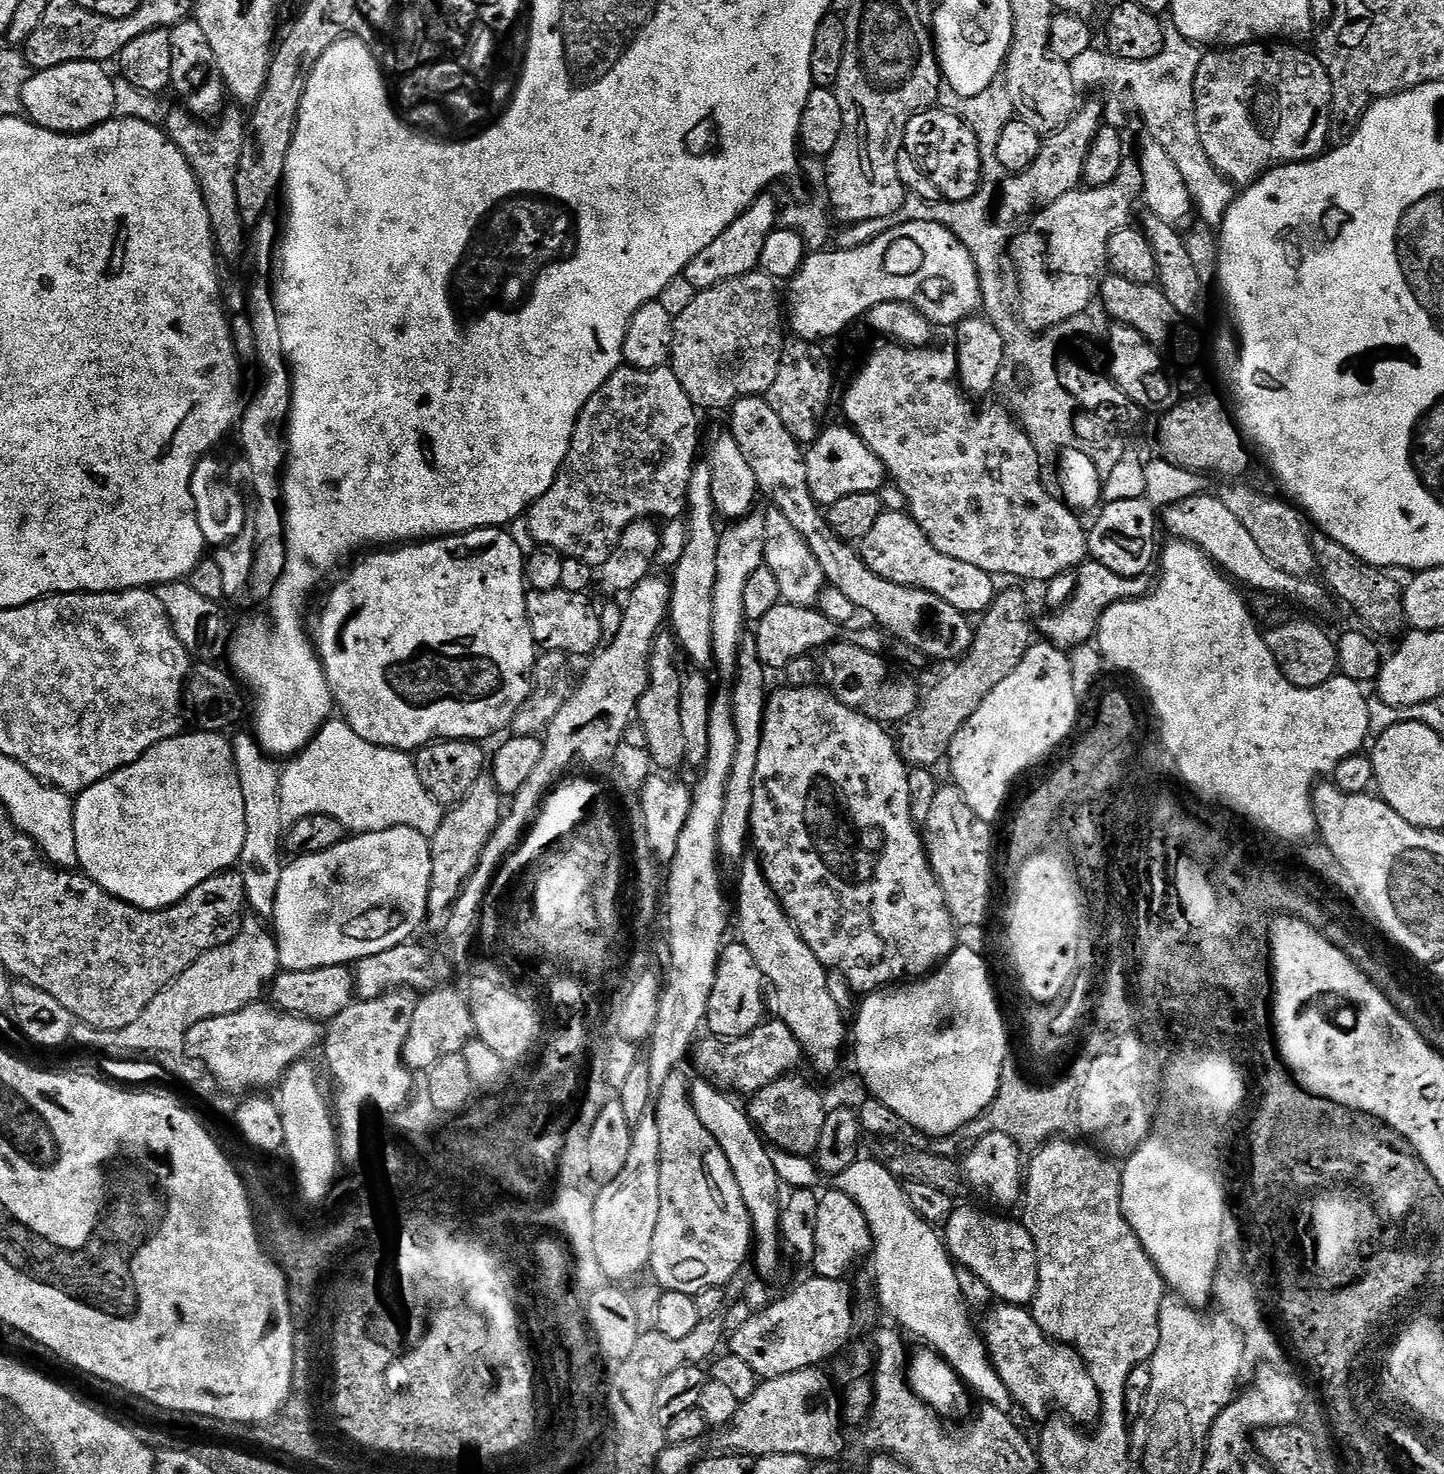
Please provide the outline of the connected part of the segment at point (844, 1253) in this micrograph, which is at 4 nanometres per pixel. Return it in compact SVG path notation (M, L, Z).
M828 1190L820 1196L818 1206L818 1226L816 1227L816 1253L810 1262L815 1275L831 1280L844 1280L852 1272L855 1264L866 1261L873 1255L873 1242L866 1216L859 1209L858 1203L846 1194Z

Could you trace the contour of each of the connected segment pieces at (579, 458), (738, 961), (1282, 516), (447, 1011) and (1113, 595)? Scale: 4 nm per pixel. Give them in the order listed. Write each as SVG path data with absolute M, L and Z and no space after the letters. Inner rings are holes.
M621 366L617 368L615 374L586 402L586 406L581 410L580 418L576 422L568 457L565 458L564 465L560 467L555 482L552 483L547 494L535 500L526 513L530 532L536 539L537 545L552 548L569 560L581 560L593 566L603 566L618 547L618 534L622 533L627 525L632 524L632 516L636 516L641 521L647 518L662 518L667 521L679 519L687 511L689 486L698 467L696 451L700 448L700 424L696 421L696 415L698 415L696 405L688 397L686 390L682 390L682 382L678 382L671 367L636 369Z
M729 943L721 955L720 965L716 967L716 981L710 994L706 1021L707 1031L712 1031L709 1033L713 1037L725 1040L736 1040L753 1032L766 1019L764 988L766 992L766 981L762 970L758 970L758 962L754 962L754 954L750 954L744 944Z
M1244 482L1225 483L1228 485L1222 490L1219 489L1218 495L1222 502L1226 502L1226 507L1240 519L1242 526L1246 526L1246 531L1254 537L1254 543L1261 548L1262 554L1266 554L1266 558L1270 558L1270 562L1274 562L1278 570L1286 570L1286 574L1315 577L1318 563L1312 545L1313 533L1308 532L1309 525L1305 517L1283 499L1280 501L1263 496L1262 493L1240 483Z
M448 987L430 992L416 1005L416 1017L406 1049L406 1060L413 1073L427 1073L448 1056L461 1055L465 1046L477 1035L476 1017L472 1014L471 1003L466 996L464 1000L462 993Z
M1088 562L1079 569L1076 591L1071 600L1059 610L1053 611L1044 621L1039 621L1038 628L1043 639L1052 646L1063 650L1077 650L1085 647L1097 635L1100 615L1108 608L1125 600L1139 600L1141 581L1119 577L1106 566Z

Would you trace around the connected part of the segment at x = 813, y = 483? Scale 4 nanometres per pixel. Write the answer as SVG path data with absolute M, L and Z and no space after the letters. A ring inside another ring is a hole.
M847 426L841 428L825 427L819 439L807 449L806 459L809 468L809 486L813 498L821 506L831 506L847 495L879 493L880 487L886 484L886 471L884 464L862 442L862 438Z

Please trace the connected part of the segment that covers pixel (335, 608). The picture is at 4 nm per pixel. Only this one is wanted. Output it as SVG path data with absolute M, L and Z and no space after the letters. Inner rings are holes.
M503 527L499 528L479 528L473 532L465 532L459 536L442 536L439 538L428 538L423 542L412 542L407 546L396 546L391 550L376 550L368 556L341 584L336 584L332 588L332 593L328 596L328 601L324 604L324 609L320 612L320 617L316 620L316 632L314 628L314 643L317 652L320 653L320 660L324 663L324 673L328 678L328 684L332 688L332 698L335 707L338 709L342 720L353 728L359 737L364 738L366 742L374 746L392 748L394 751L415 753L417 750L425 748L437 740L475 740L477 742L487 741L487 736L492 736L495 732L500 732L504 727L511 725L516 717L520 715L522 709L529 703L530 697L534 691L534 671L532 667L536 664L536 652L538 645L534 634L530 630L528 621L528 594L529 589L526 587L526 557L518 550L518 545L508 530Z

